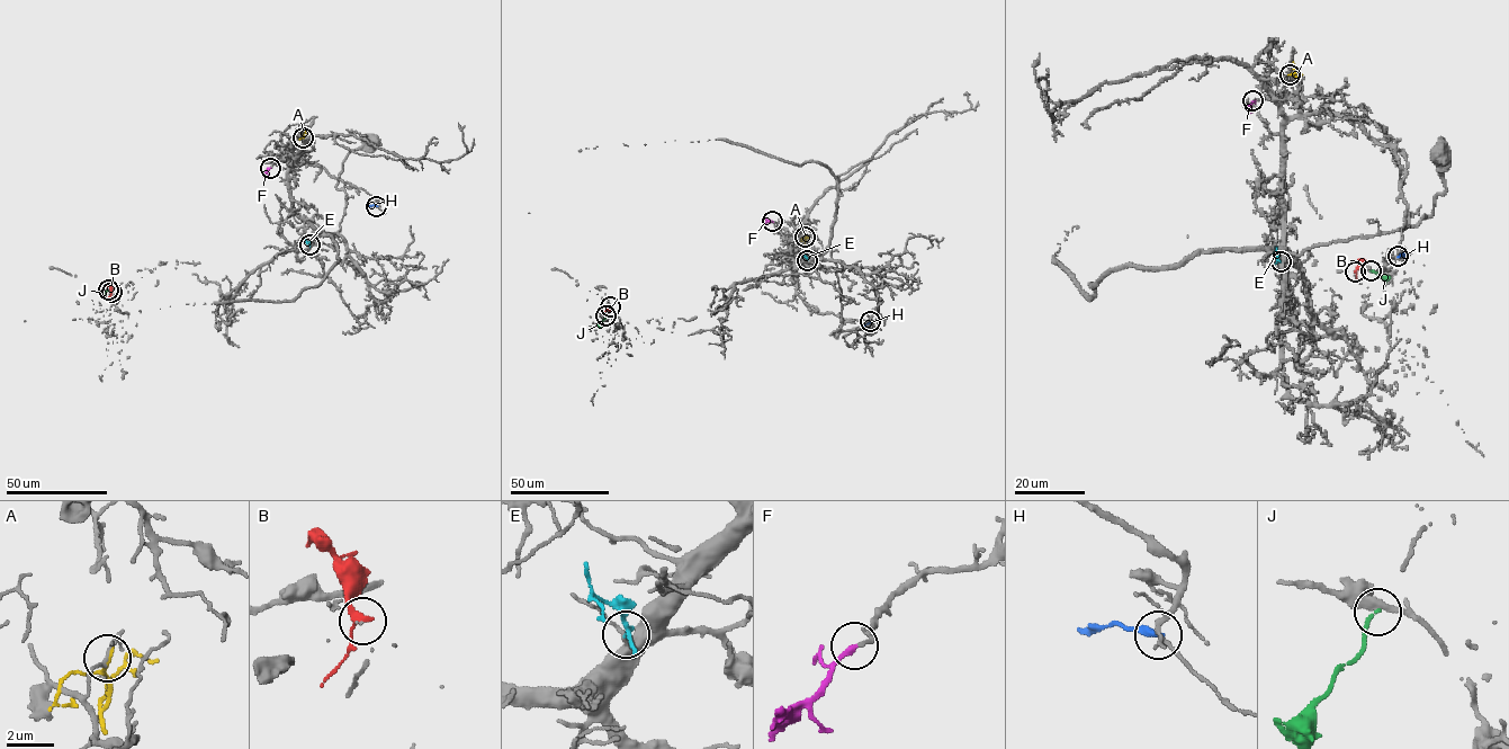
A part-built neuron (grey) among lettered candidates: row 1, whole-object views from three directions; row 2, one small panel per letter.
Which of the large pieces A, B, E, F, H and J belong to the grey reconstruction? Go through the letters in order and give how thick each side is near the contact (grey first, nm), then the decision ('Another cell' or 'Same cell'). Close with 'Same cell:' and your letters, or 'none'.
A: Thickness 120 nm (grey) against 150 nm. Another cell
B: Thickness 40 nm (grey) against 240 nm. Another cell
E: Thickness 260 nm (grey) against 150 nm. Same cell
F: Thickness 200 nm (grey) against 240 nm. Same cell
H: Thickness 170 nm (grey) against 300 nm. Another cell
J: Thickness 440 nm (grey) against 150 nm. Another cell
Same cell: E, F

